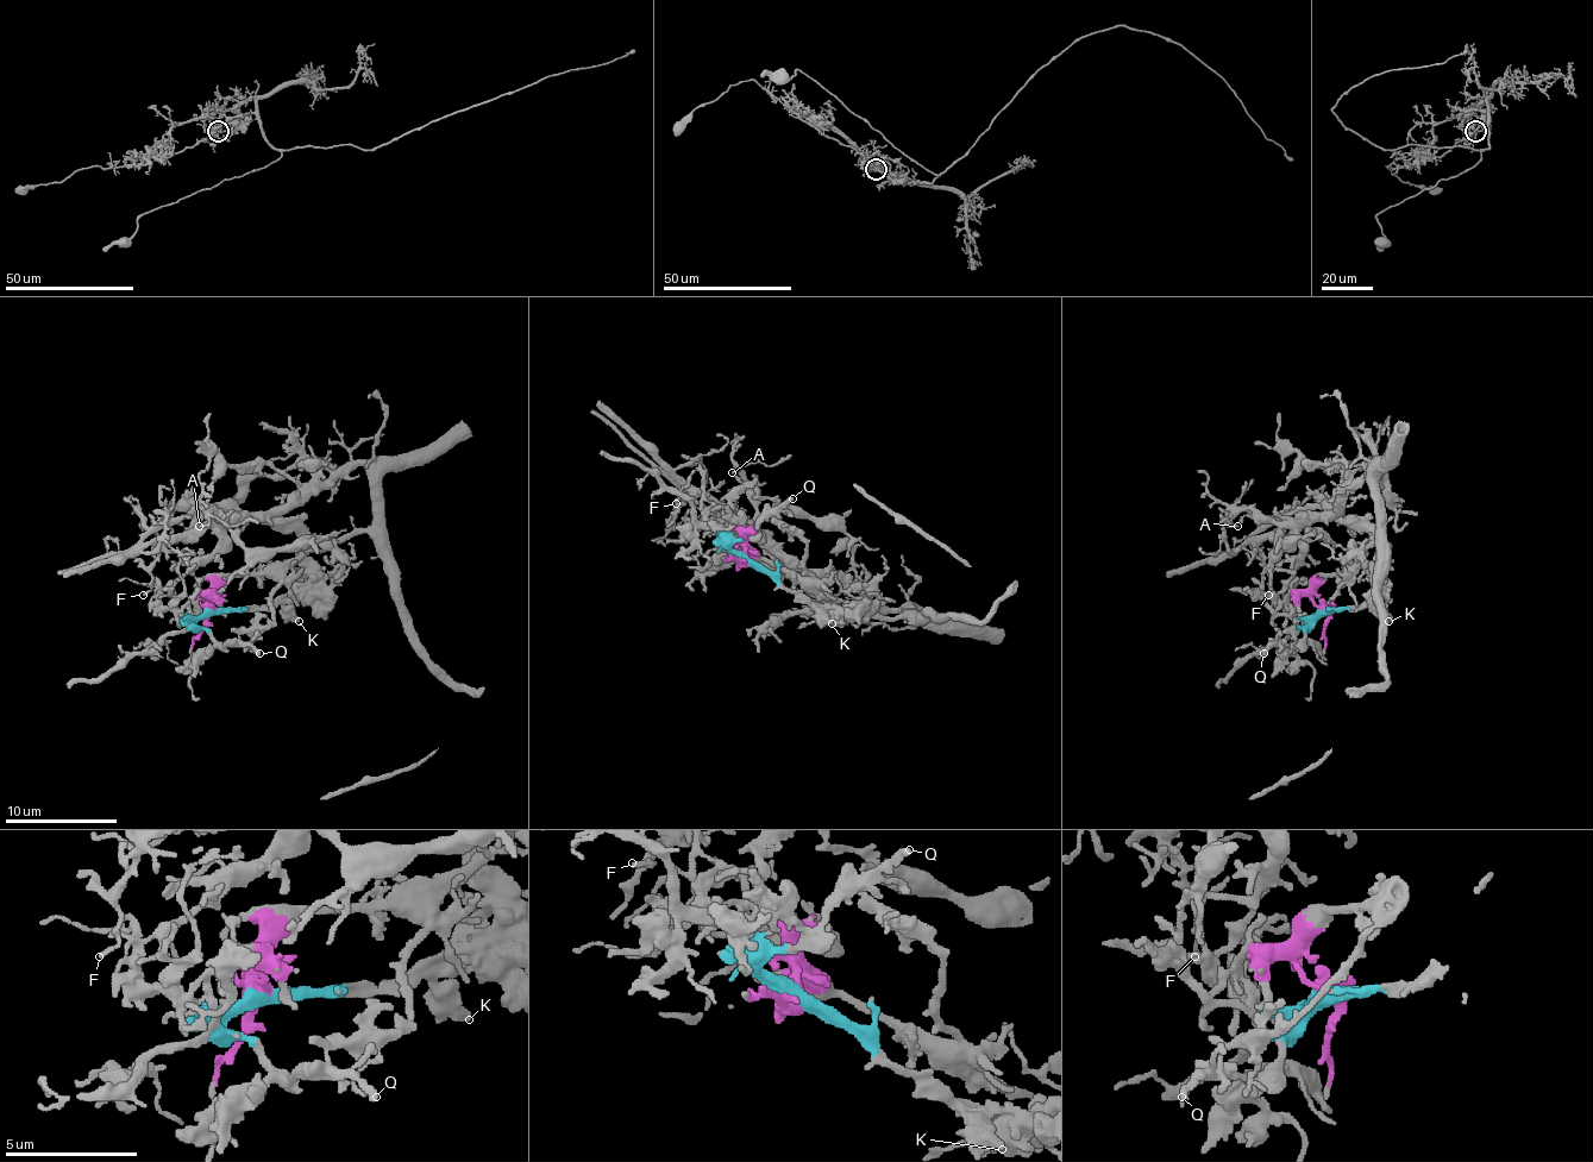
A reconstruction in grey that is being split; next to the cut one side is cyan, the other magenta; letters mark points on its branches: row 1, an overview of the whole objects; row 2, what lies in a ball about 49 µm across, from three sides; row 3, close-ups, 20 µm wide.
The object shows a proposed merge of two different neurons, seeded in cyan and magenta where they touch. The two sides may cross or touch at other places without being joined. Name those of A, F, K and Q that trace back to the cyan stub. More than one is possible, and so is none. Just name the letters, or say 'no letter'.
K, Q

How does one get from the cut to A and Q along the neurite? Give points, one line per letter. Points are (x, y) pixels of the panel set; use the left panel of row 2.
A: (212, 611), (212, 601), (199, 586), (193, 573), (215, 547), (224, 528), (212, 512), (199, 526)
Q: (212, 611), (195, 623), (220, 646), (251, 646), (259, 654)

